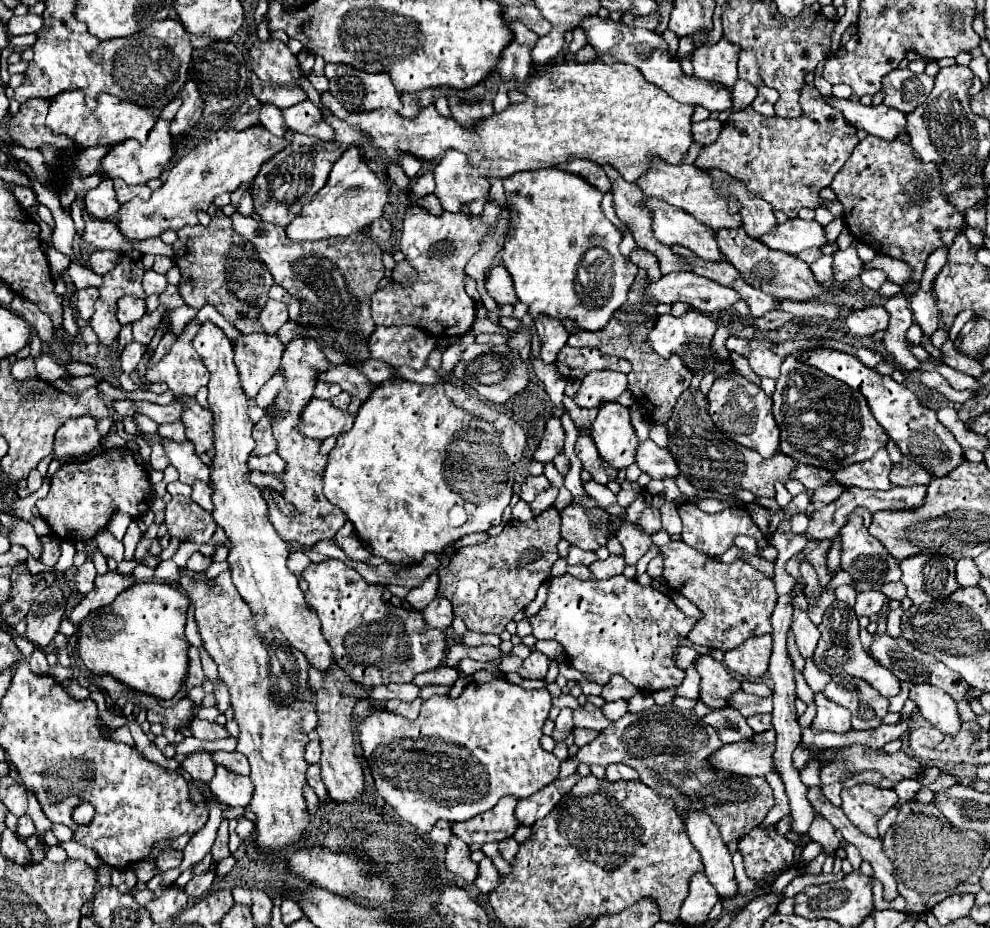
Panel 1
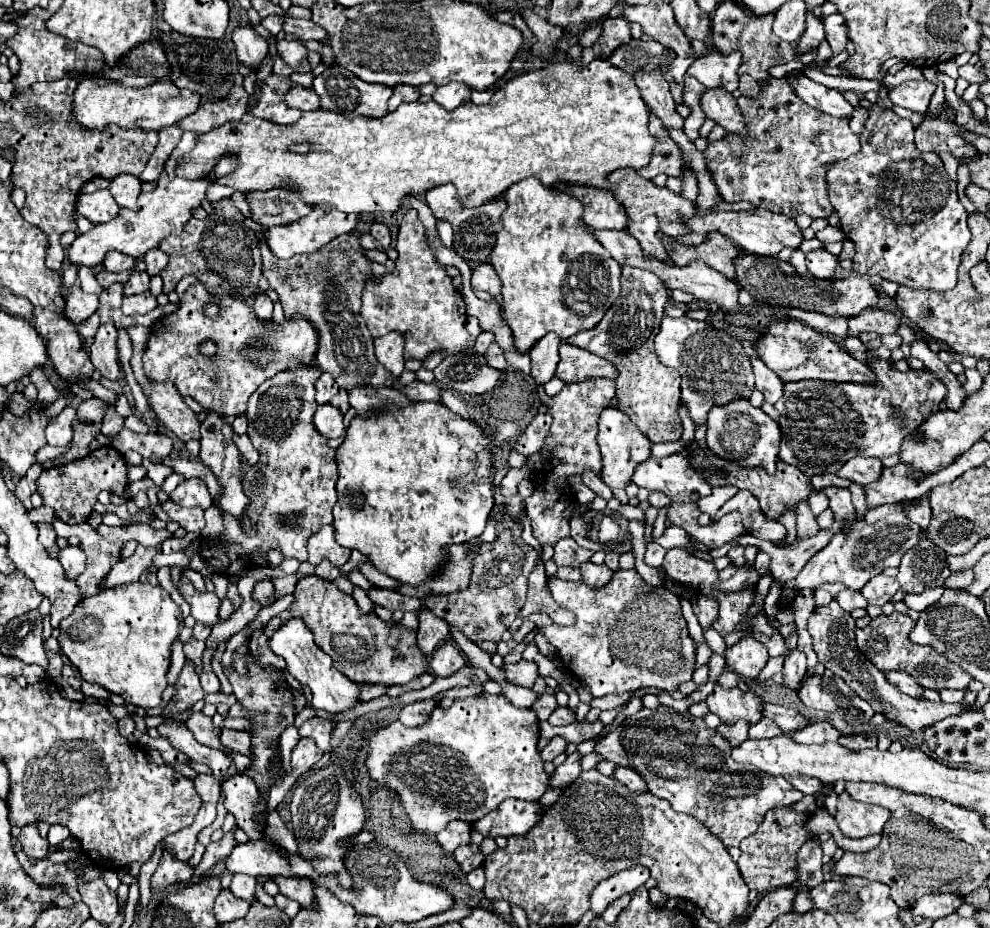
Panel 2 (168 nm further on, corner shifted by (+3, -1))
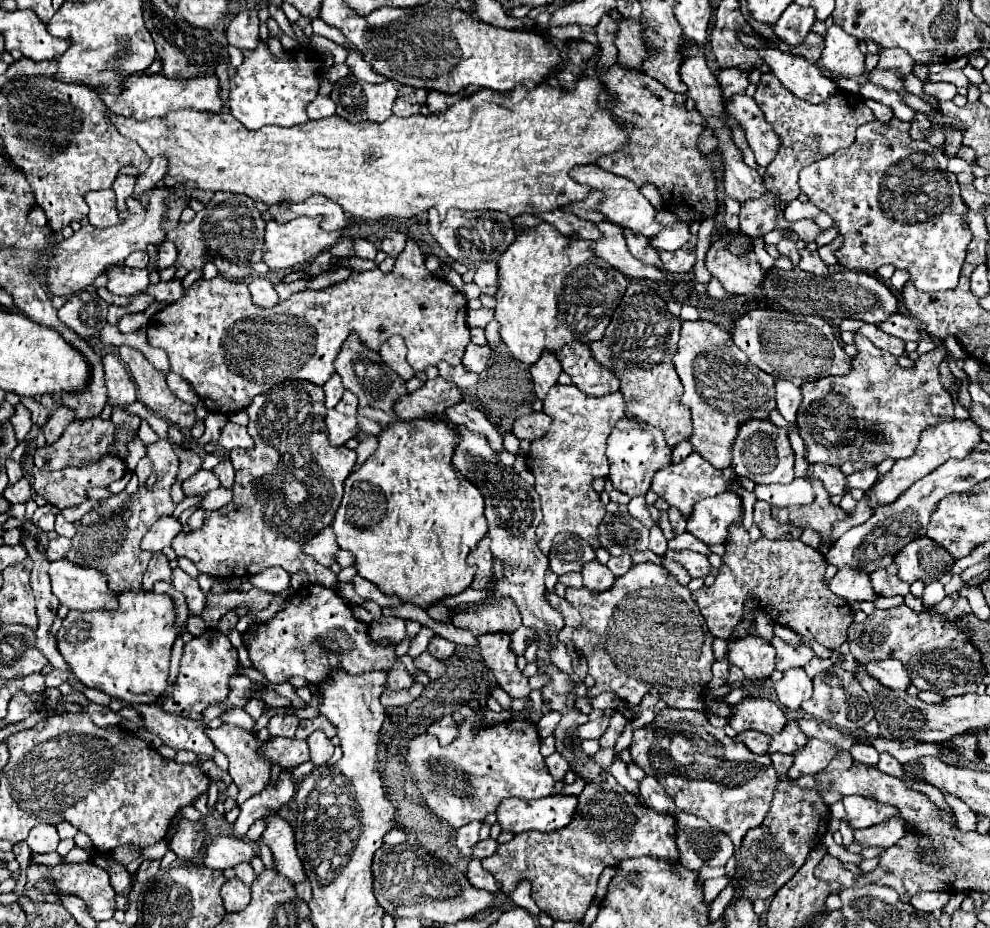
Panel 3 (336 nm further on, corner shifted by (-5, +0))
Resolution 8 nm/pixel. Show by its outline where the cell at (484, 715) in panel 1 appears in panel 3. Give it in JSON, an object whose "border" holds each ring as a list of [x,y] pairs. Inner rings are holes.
{"border":[[[480,707],[474,709],[474,715],[462,719],[462,721],[458,723],[458,737],[456,737],[450,745],[446,745],[446,747],[442,747],[442,745],[438,743],[438,739],[436,739],[434,735],[428,735],[428,733],[414,737],[414,739],[408,743],[406,769],[408,769],[410,777],[412,777],[412,781],[416,783],[416,787],[420,789],[422,799],[424,799],[424,803],[428,805],[428,809],[430,809],[438,819],[444,819],[446,823],[450,823],[452,829],[458,829],[458,827],[462,827],[462,825],[466,825],[466,823],[470,823],[470,821],[484,821],[484,817],[486,817],[488,813],[494,813],[494,811],[498,809],[498,805],[502,803],[502,799],[506,799],[506,797],[540,799],[540,797],[552,795],[552,791],[554,791],[554,779],[550,777],[550,771],[548,771],[546,765],[544,765],[544,757],[540,755],[540,737],[538,737],[536,723],[532,723],[530,719],[510,719],[510,721],[502,721],[502,723],[488,723],[488,721],[484,719],[484,709],[480,709]]]}

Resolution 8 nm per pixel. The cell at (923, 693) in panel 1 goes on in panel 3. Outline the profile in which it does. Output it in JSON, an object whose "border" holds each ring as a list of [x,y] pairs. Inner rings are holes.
{"border":[[[894,659],[872,661],[872,663],[866,663],[864,667],[872,677],[876,677],[888,689],[906,691],[910,687],[910,671],[900,661],[894,661]]]}

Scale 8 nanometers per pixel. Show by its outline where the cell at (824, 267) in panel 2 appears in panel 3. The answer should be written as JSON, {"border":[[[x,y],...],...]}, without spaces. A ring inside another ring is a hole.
{"border":[[[802,249],[800,255],[802,255],[802,259],[800,259],[798,267],[800,267],[802,271],[814,273],[814,275],[828,275],[828,265],[820,259],[818,253],[812,253],[812,251],[808,251],[808,249]]]}

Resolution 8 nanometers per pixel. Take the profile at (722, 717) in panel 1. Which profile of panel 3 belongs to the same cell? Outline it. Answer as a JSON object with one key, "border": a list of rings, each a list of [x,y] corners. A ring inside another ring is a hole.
{"border":[[[748,729],[746,733],[738,733],[736,737],[754,753],[766,753],[768,741],[770,741],[770,737],[766,737],[764,733],[758,733],[754,729]]]}

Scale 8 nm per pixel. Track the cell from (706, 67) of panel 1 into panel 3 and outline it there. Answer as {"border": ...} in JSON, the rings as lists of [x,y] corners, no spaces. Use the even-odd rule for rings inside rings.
{"border":[[[720,69],[716,73],[716,79],[722,87],[724,99],[732,97],[732,95],[744,95],[746,87],[748,87],[748,79],[746,79],[746,71],[740,69]]]}

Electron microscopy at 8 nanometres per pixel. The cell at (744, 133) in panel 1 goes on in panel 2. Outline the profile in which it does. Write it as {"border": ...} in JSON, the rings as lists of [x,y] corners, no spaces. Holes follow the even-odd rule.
{"border":[[[768,78],[760,82],[760,94],[756,98],[740,96],[738,108],[742,110],[748,124],[748,138],[734,138],[732,134],[724,140],[712,142],[704,152],[708,166],[714,172],[714,182],[720,196],[726,202],[750,202],[758,210],[768,210],[774,214],[784,214],[788,218],[796,218],[798,214],[808,214],[812,220],[828,218],[832,214],[832,206],[828,202],[826,185],[826,162],[848,158],[858,152],[858,136],[850,130],[848,120],[834,118],[830,114],[822,114],[812,106],[806,106],[792,90],[786,78]]]}

